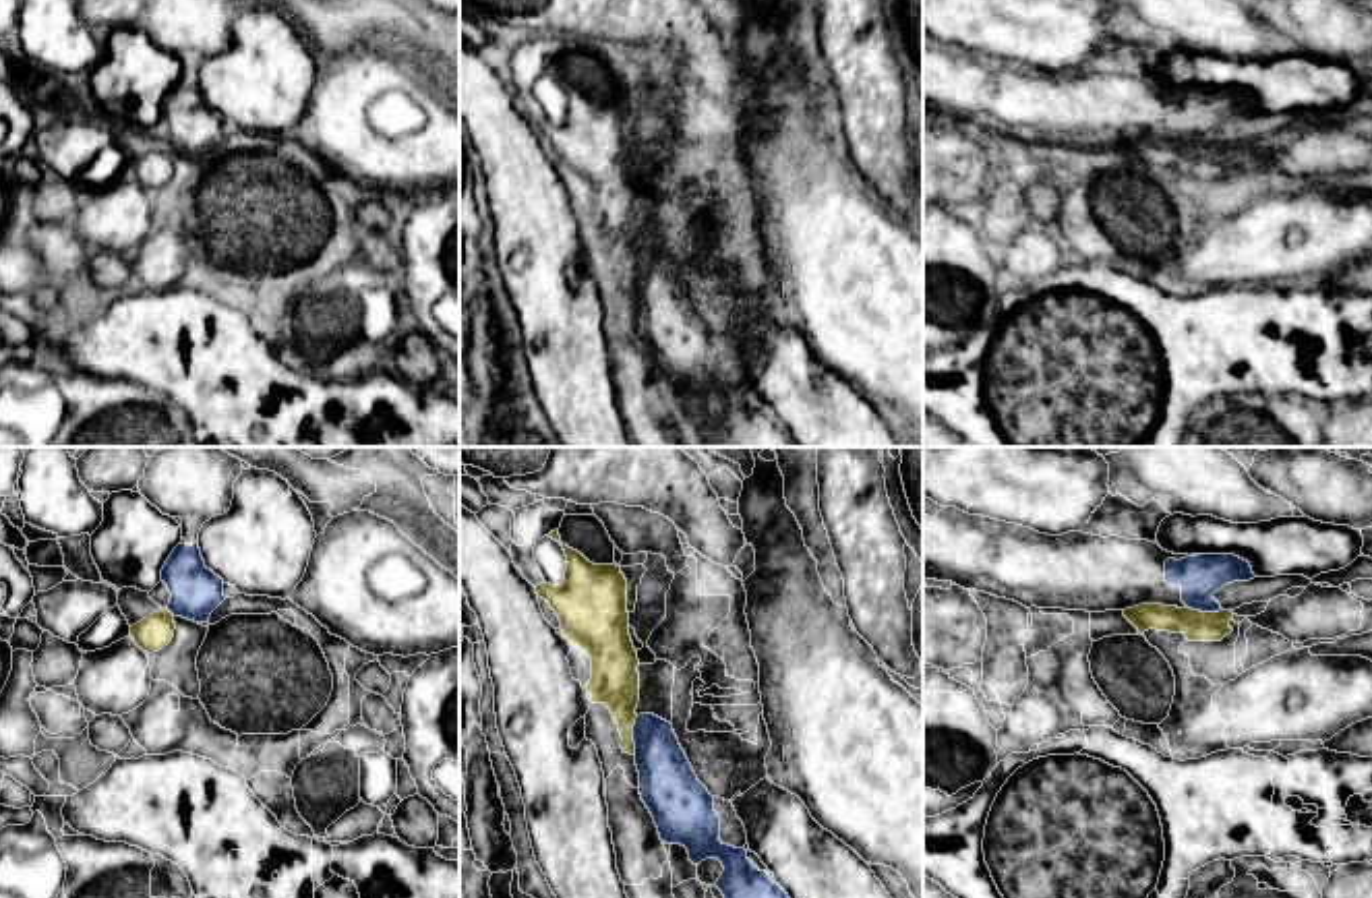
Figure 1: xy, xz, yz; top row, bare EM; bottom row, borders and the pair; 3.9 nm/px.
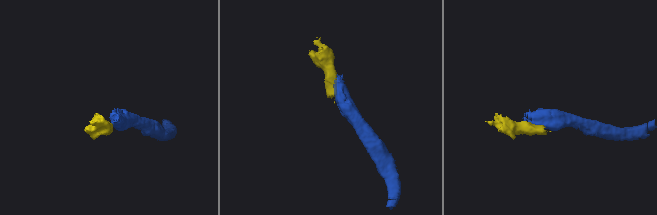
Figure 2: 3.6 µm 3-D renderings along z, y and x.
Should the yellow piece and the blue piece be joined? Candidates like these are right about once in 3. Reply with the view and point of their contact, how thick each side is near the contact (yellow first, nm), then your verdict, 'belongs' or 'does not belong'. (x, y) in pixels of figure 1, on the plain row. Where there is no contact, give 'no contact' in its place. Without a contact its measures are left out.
contact xz (632, 272); calibres 190 and 220 nm; does not belong

